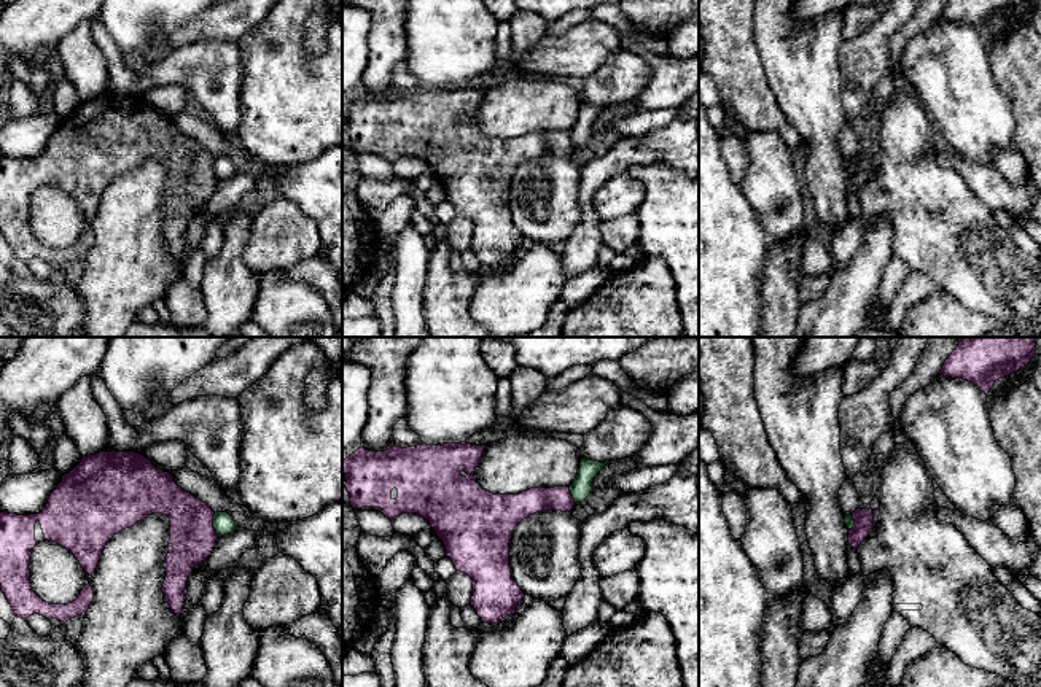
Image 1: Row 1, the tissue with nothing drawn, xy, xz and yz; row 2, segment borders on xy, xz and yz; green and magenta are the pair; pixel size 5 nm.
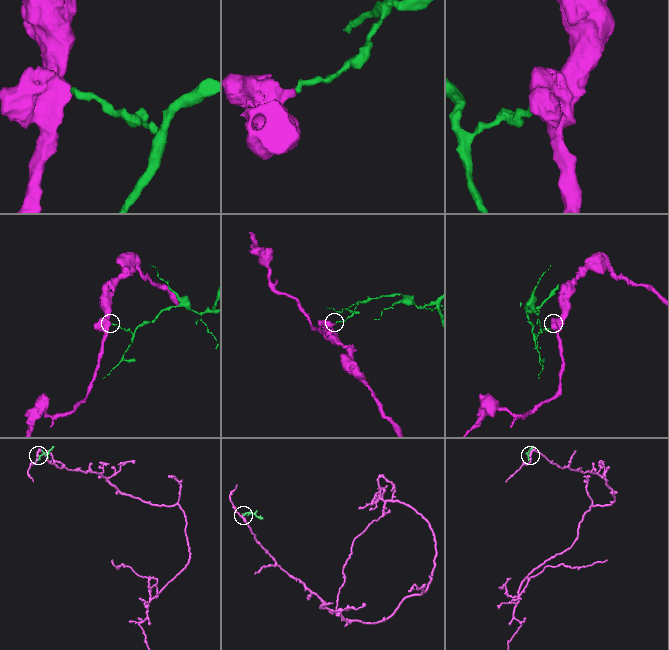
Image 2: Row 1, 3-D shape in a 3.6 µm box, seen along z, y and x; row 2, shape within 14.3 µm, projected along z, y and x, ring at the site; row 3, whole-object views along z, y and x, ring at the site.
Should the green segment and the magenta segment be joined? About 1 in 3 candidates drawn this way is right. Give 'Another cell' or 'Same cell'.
Another cell

